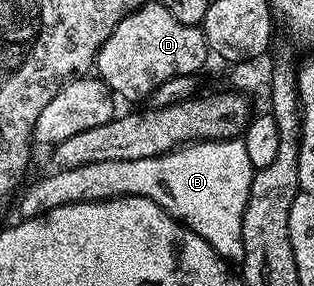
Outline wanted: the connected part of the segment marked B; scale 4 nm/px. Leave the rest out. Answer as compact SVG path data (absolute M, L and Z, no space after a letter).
M243 138L209 139L189 143L164 155L134 161L102 161L96 163L96 171L92 171L92 165L84 165L78 169L55 170L51 174L32 184L21 199L19 214L23 218L32 218L66 204L112 199L115 195L141 195L157 203L164 212L179 219L185 227L192 228L192 231L206 240L225 261L240 261L244 258L242 217L246 201L250 197L254 168L250 165L250 156L246 153Z

